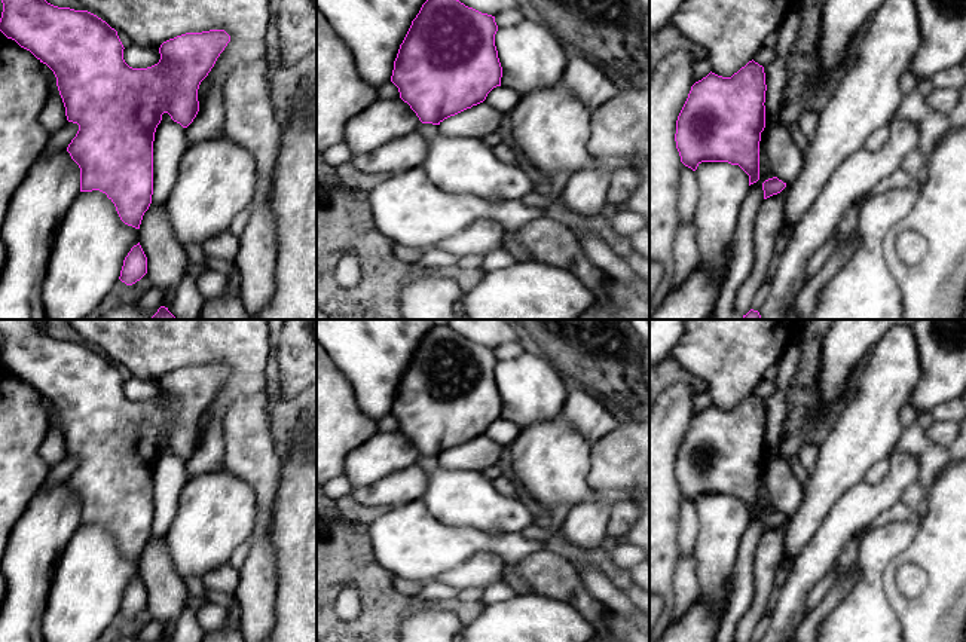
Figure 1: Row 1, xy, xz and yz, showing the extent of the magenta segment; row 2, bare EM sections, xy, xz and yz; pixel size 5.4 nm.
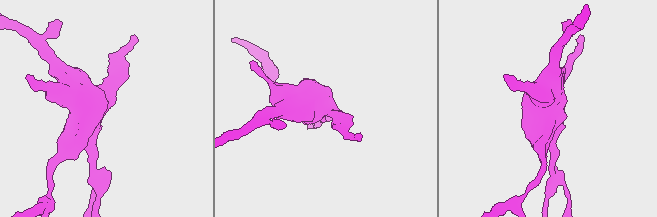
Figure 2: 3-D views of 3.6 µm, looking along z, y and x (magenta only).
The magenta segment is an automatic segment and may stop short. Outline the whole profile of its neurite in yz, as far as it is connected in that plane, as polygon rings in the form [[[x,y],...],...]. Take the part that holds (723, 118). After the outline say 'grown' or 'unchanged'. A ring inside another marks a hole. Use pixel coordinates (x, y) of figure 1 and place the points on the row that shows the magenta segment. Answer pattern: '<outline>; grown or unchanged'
[[[749,61],[731,77],[709,73],[691,86],[676,120],[676,149],[681,162],[693,171],[701,162],[728,162],[749,175],[749,186],[759,180],[759,141],[765,128],[765,73]]]; unchanged

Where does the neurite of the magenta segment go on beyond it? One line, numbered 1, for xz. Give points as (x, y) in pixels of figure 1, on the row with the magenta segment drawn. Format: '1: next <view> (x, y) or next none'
1: next none

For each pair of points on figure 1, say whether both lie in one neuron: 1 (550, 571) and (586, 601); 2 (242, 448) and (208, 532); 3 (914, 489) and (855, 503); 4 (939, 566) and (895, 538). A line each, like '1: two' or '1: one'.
1: one
2: two
3: two
4: two

